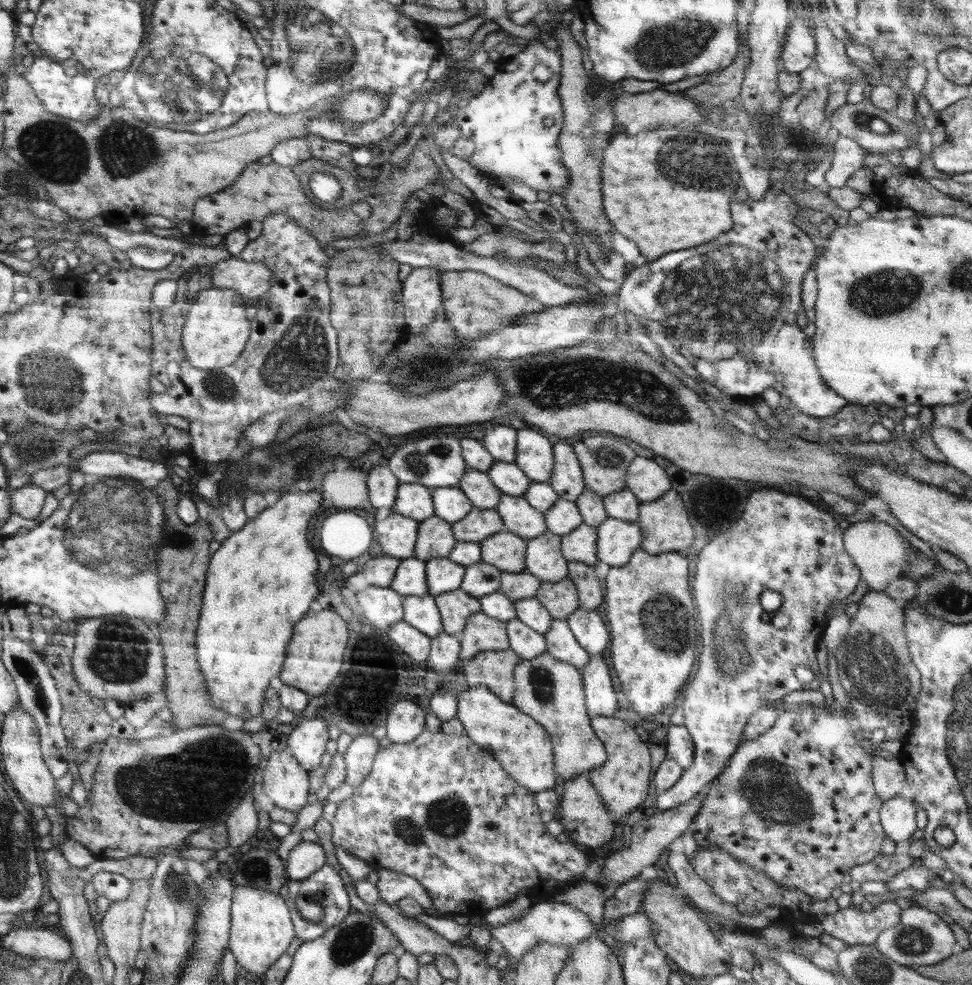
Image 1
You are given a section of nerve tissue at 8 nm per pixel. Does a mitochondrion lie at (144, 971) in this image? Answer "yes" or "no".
no

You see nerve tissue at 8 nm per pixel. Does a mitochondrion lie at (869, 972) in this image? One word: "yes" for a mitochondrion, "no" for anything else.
yes

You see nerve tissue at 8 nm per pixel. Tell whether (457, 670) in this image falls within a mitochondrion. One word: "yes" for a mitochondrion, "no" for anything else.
no

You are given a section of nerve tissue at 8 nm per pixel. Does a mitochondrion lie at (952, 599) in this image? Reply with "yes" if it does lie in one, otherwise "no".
yes

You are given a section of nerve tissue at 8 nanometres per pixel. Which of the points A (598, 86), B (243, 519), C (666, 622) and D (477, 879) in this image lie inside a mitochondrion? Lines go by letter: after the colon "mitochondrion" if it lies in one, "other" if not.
A: other
B: other
C: mitochondrion
D: other

